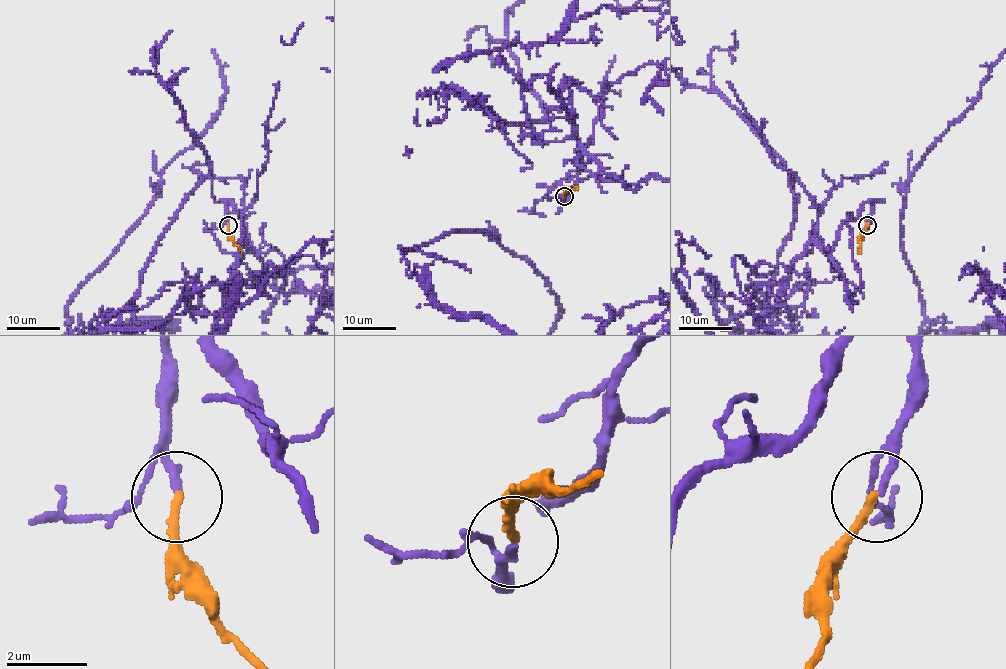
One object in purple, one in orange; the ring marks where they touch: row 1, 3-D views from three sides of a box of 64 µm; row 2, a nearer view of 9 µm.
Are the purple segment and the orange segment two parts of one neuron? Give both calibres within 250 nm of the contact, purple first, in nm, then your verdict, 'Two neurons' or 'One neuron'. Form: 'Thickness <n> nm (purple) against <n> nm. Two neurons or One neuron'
Thickness 190 nm (purple) against 220 nm. Two neurons

